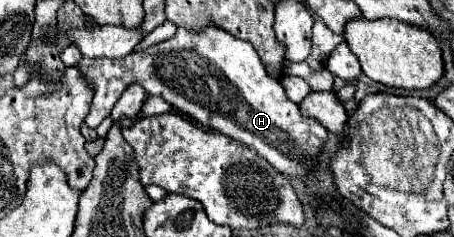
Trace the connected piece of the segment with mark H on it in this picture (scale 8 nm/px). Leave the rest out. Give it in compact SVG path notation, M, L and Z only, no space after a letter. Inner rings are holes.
M209 24L207 28L203 28L203 30L199 30L199 32L195 32L195 30L187 30L187 28L177 28L177 32L175 32L175 36L173 36L173 38L169 38L169 40L165 40L165 42L159 42L159 44L155 44L155 46L151 46L151 48L143 50L143 52L131 52L131 54L127 54L125 58L119 58L119 60L109 60L109 58L85 58L85 56L83 56L83 60L81 60L77 66L83 70L85 78L95 86L95 96L93 96L93 102L91 102L91 112L89 112L89 114L87 114L87 118L85 118L85 124L87 124L89 128L97 128L97 126L99 126L99 124L101 124L101 122L111 114L111 110L113 110L115 102L121 98L121 94L125 92L125 88L127 88L129 84L133 84L133 82L137 82L137 84L141 84L141 86L145 88L145 92L147 92L149 96L161 96L165 102L173 104L177 112L187 114L187 116L189 116L189 118L193 118L195 122L203 124L205 128L209 128L209 130L217 130L217 132L221 132L221 134L225 134L225 136L229 136L229 138L233 138L233 140L241 142L243 146L247 146L247 148L255 150L261 158L265 158L265 160L267 160L275 170L279 170L281 174L305 176L305 174L307 174L307 170L311 170L311 168L313 168L313 160L317 158L317 154L321 152L321 148L323 148L323 144L325 144L325 140L327 140L327 128L325 128L325 126L321 126L315 118L305 118L305 116L301 116L301 114L299 114L299 106L287 98L287 94L285 94L285 90L283 90L281 82L279 82L275 76L271 76L271 74L263 68L263 62L259 60L259 56L257 56L257 52L255 52L255 48L253 48L249 42L243 42L243 40L235 38L233 34L227 34L223 28L219 28L219 26L215 26L215 24Z

